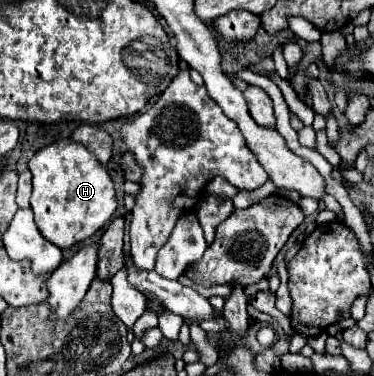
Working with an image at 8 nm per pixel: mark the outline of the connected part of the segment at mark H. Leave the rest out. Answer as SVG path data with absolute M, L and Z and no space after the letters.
M61 139L39 149L29 161L29 171L33 173L31 209L35 213L35 223L41 235L61 249L89 239L117 209L115 189L107 169L87 147L71 139Z

